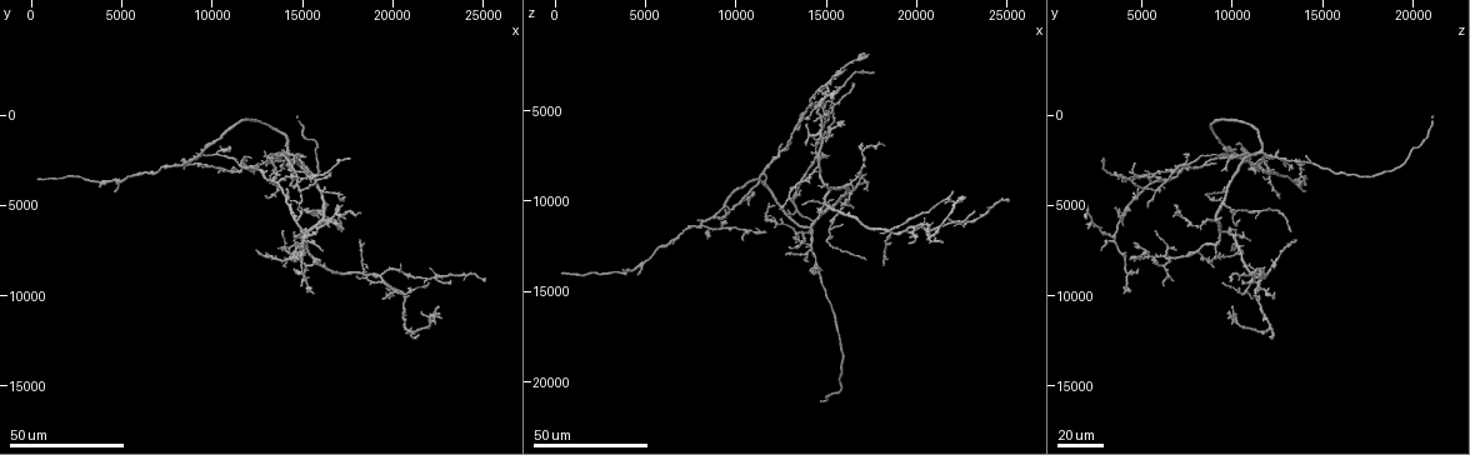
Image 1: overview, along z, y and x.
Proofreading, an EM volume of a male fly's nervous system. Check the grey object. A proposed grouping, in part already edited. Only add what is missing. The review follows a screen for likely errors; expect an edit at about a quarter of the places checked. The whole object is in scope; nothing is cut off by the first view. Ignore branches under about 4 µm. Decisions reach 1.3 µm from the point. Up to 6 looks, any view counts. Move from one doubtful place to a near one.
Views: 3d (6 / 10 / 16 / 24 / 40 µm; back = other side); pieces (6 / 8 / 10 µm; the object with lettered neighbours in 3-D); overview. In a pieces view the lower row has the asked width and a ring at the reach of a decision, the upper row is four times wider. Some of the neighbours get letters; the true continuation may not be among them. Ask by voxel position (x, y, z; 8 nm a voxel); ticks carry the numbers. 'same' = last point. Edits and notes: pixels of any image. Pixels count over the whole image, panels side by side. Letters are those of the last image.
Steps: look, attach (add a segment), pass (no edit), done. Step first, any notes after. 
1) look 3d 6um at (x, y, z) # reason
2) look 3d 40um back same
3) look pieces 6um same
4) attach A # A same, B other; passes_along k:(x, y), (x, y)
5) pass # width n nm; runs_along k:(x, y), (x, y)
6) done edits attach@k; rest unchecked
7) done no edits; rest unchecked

look 3d 24um at (400, 3800, 14000)

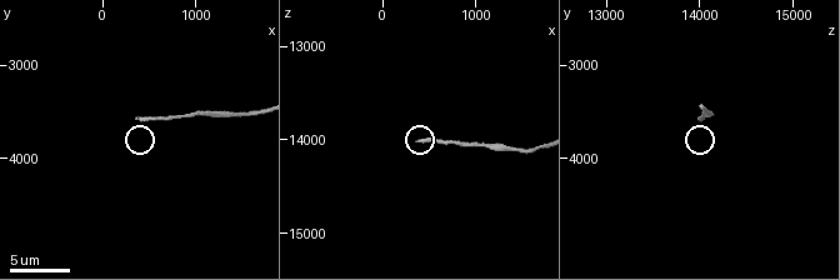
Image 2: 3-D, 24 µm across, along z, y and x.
look pieces 10um at (400, 3600, 14000) # what lies round it

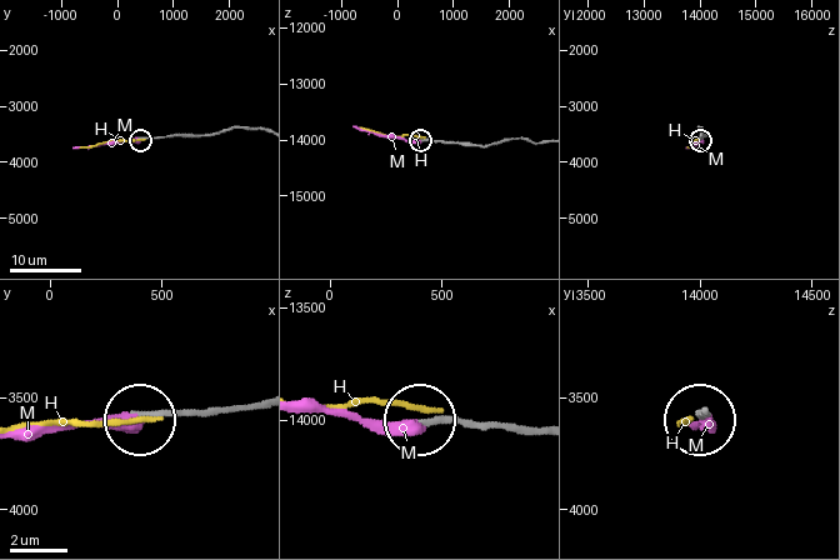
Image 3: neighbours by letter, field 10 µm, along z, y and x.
attach M # width 200 nm; H other, M same; it goes on there

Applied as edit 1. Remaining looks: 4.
look overview # redraw

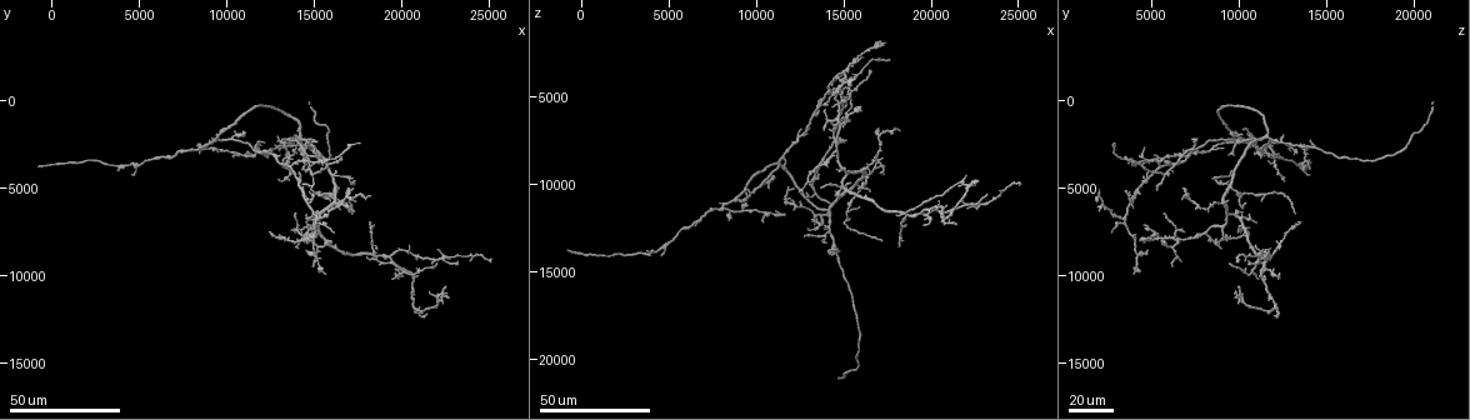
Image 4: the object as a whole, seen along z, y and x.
look 3d 40um at (15600, 9800, 4000) # free end

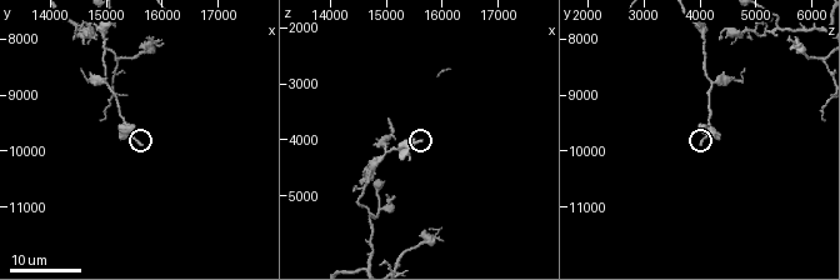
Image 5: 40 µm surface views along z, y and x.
look pieces 8um at (15600, 9850, 4050)

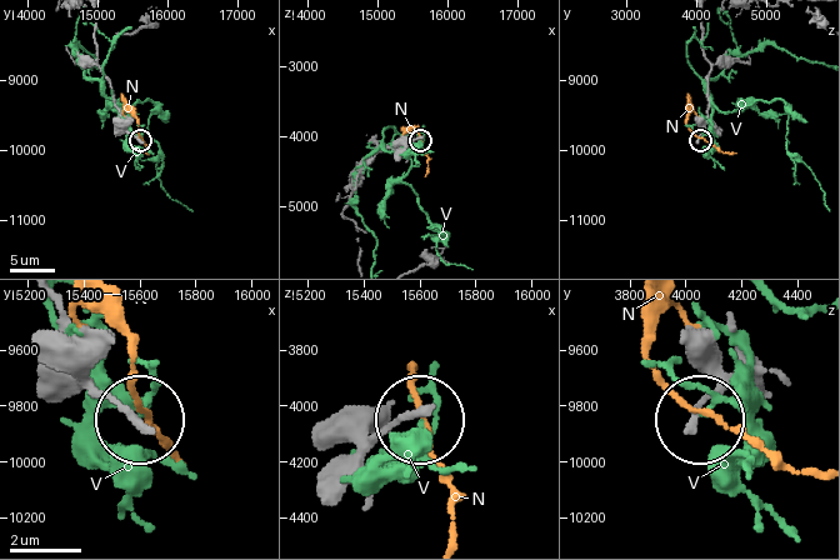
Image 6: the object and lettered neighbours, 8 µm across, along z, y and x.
pass # N other, V other; runs_along 6:(703, 21), (703, 53), (711, 70), (709, 106), (699, 139); no lettered segment goes on from it

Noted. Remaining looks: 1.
done edits attach@3; rest unchecked

